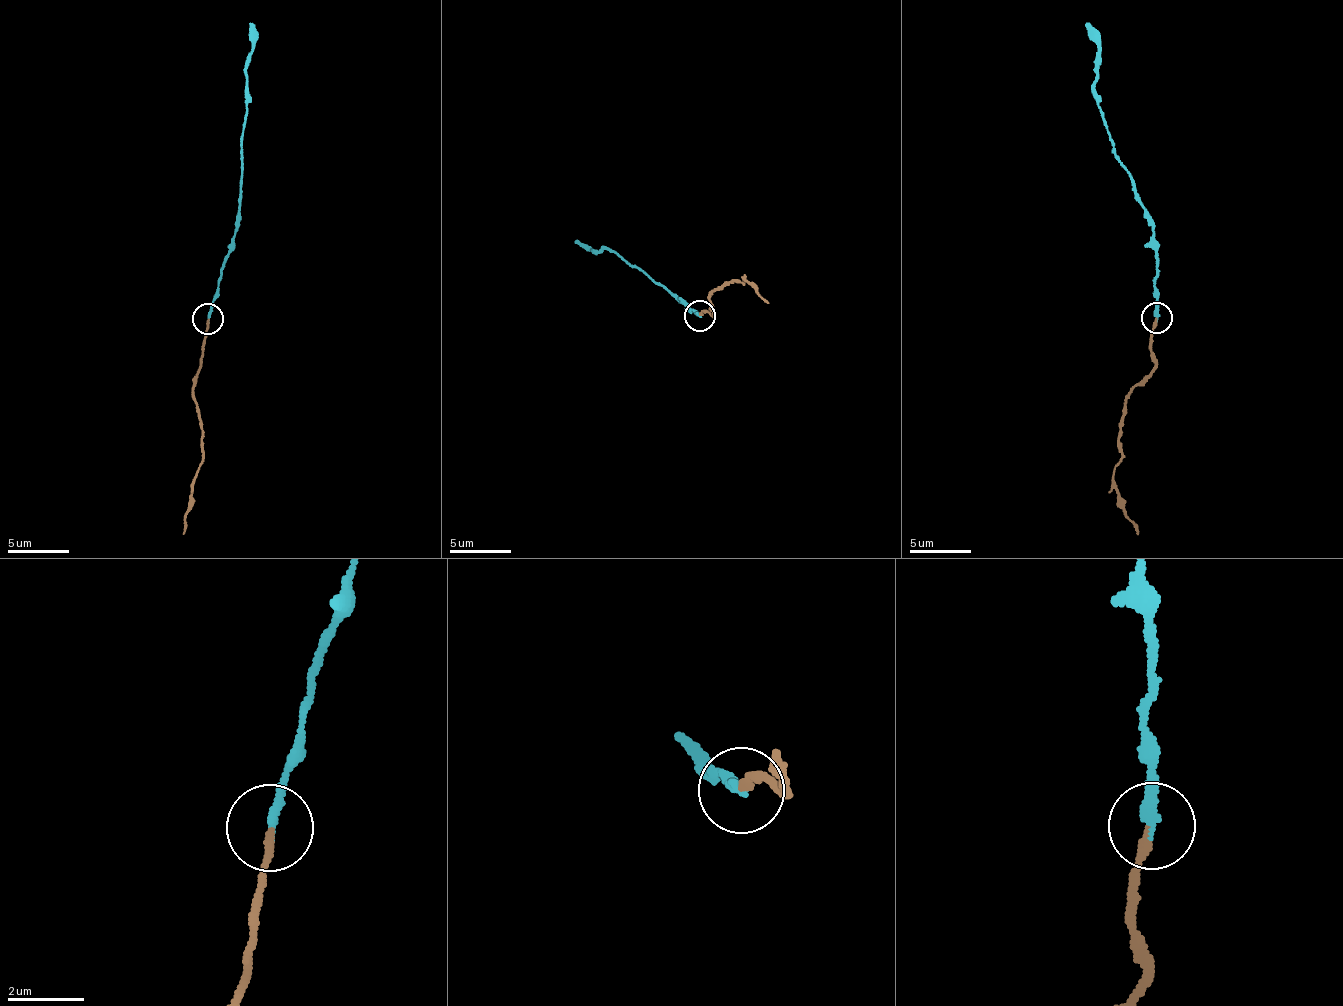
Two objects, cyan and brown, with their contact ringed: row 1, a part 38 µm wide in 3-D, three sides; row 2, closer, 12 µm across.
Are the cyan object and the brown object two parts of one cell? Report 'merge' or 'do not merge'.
merge

